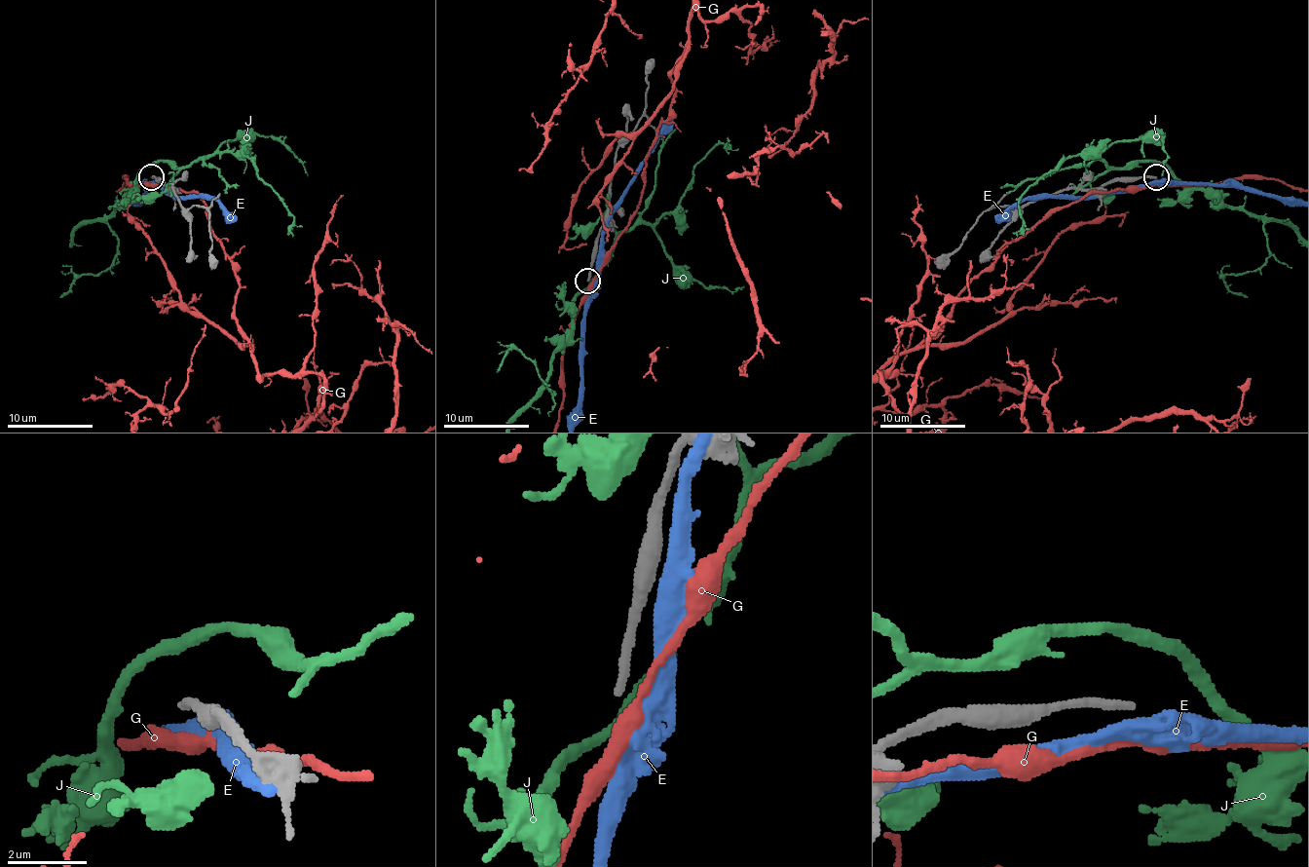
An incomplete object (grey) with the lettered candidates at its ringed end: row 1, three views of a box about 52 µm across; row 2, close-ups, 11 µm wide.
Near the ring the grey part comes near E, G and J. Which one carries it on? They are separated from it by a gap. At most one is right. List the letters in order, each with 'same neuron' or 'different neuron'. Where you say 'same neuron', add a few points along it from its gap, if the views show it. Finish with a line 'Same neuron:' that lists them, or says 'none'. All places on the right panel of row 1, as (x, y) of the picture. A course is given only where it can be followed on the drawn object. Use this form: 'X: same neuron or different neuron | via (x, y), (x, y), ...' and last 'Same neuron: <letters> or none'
E: different neuron
G: different neuron
J: different neuron
Same neuron: none

